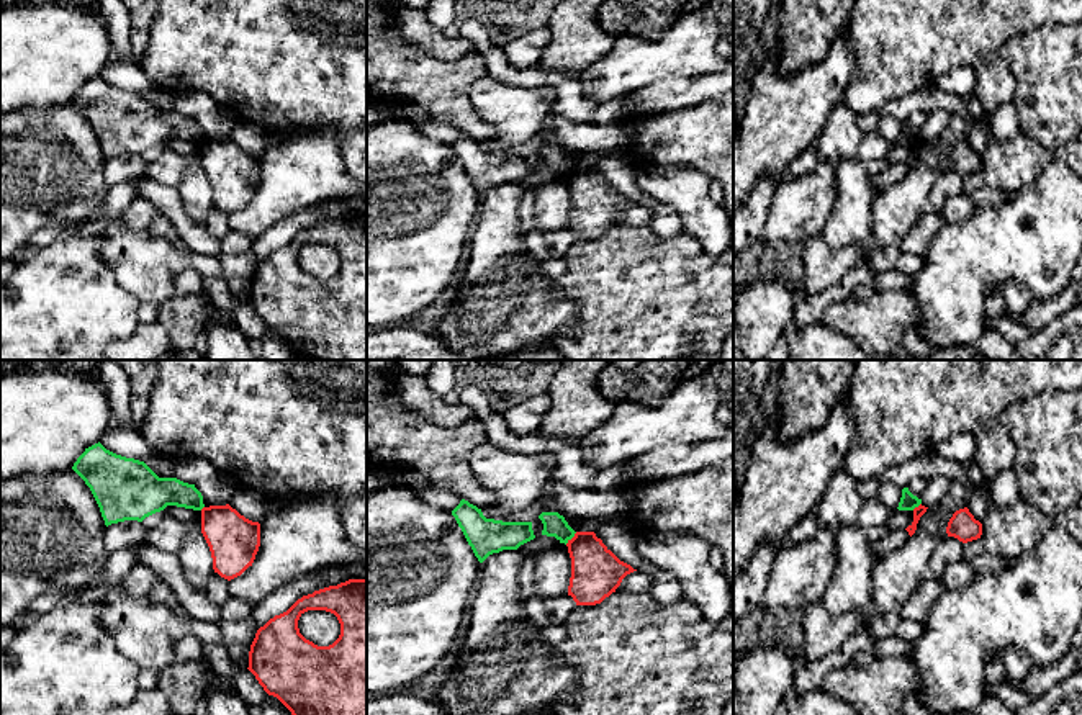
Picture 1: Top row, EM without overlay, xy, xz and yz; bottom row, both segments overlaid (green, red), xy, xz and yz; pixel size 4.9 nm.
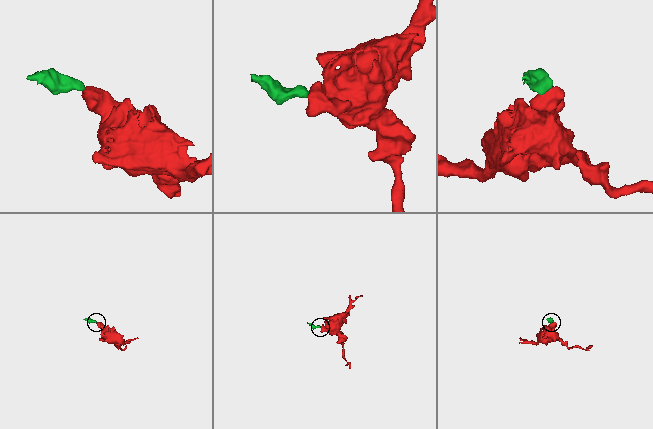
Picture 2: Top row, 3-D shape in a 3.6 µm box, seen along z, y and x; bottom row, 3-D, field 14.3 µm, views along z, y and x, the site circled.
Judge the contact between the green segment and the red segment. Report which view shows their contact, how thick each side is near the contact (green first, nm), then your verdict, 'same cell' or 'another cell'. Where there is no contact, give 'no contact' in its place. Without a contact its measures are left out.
xz | 110/240 nm | another cell

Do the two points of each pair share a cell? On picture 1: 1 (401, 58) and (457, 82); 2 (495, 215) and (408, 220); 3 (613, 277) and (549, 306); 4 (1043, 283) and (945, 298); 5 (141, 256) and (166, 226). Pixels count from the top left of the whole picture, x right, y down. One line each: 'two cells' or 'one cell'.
1: one cell
2: two cells
3: two cells
4: one cell
5: two cells

